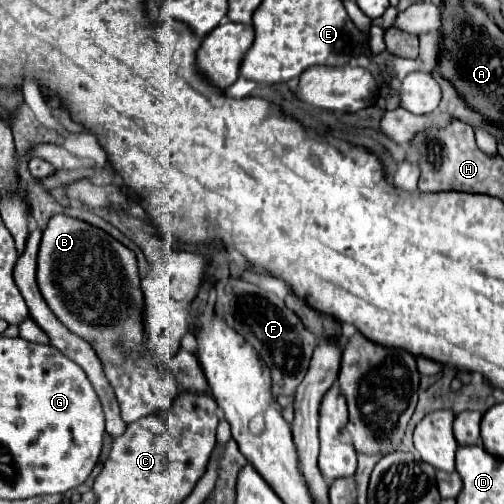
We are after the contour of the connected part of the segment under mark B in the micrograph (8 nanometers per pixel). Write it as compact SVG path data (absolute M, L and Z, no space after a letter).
M53 216L47 224L39 258L37 284L51 312L77 336L93 342L105 362L139 358L143 350L143 292L139 288L135 254L91 224Z

